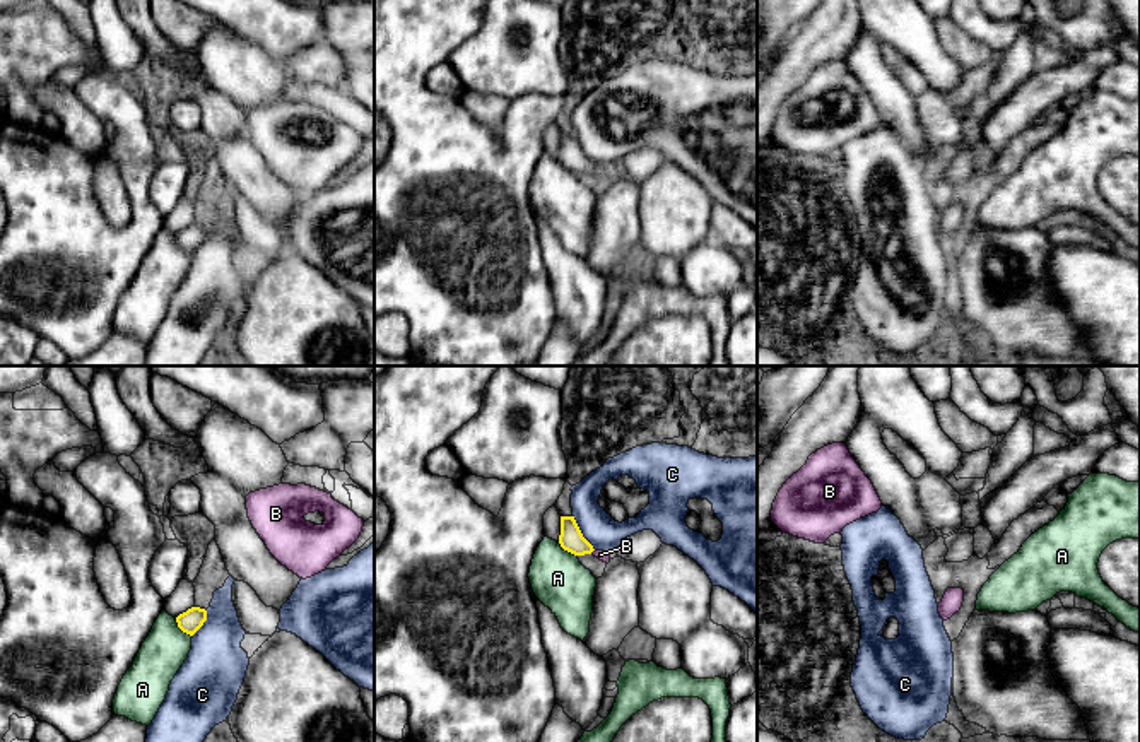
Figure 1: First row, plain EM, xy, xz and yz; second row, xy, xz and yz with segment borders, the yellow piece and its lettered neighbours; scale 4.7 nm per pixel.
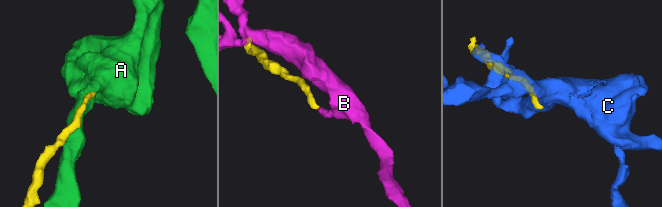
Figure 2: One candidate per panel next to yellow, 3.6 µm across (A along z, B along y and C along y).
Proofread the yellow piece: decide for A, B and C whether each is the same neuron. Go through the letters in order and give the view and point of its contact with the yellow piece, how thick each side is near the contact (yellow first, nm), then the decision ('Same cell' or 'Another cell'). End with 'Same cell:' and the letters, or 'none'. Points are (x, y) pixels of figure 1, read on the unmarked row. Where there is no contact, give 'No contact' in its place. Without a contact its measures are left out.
A: Touches yellow at xy (182, 247). Thickness 110 nm (yellow) against 220 nm. Another cell
B: Touches yellow at xz (592, 168). Thickness 120 nm (yellow) against 50 nm. Same cell
C: Touches yellow at xz (580, 149). Thickness 120 nm (yellow) against 160 nm. Another cell
Same cell: B

